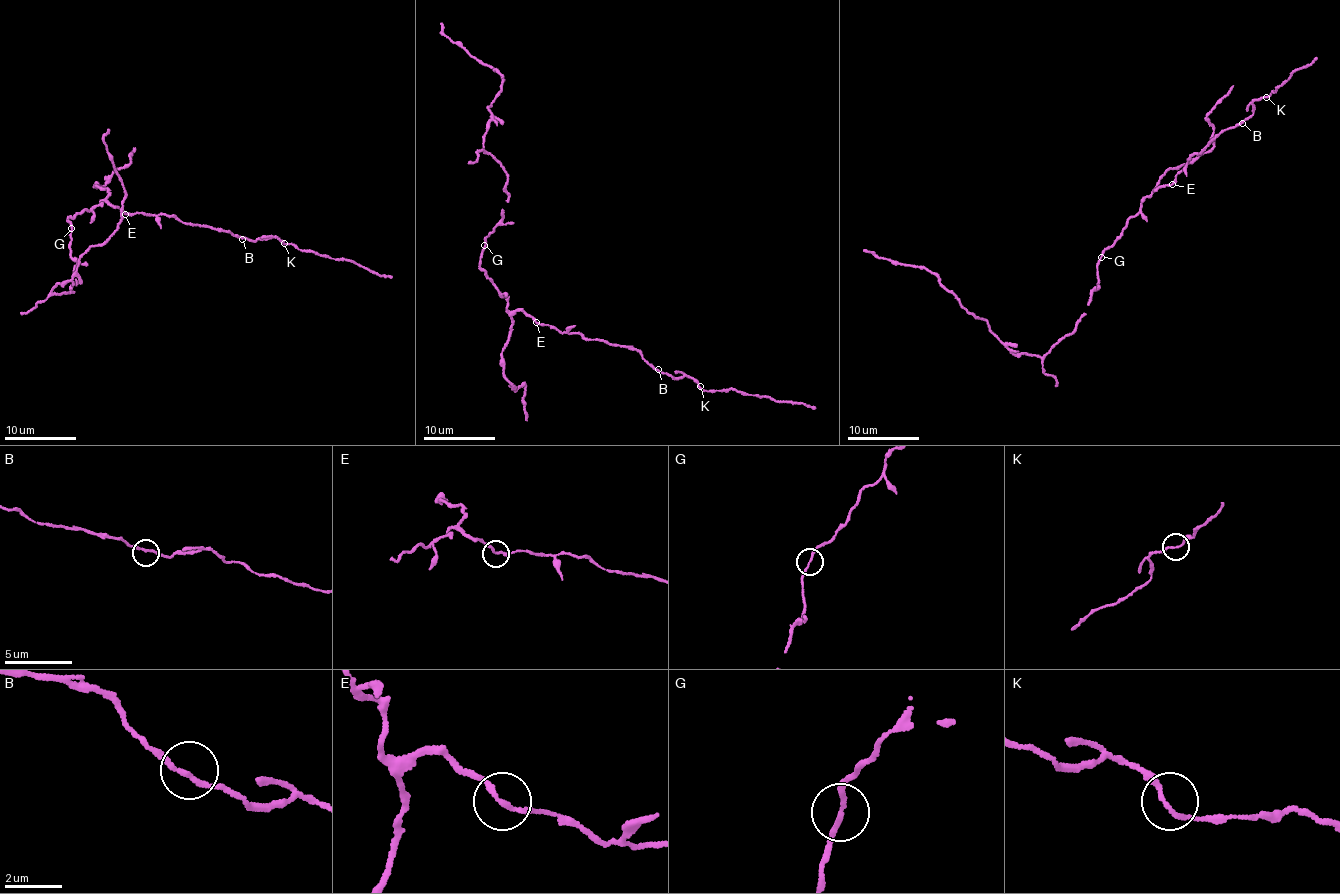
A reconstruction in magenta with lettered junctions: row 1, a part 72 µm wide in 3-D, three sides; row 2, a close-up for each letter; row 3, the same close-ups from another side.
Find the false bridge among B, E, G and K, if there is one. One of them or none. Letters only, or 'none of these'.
none of these

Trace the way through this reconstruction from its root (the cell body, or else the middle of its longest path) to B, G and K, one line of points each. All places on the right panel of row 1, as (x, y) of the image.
B: (1119, 235), (1154, 188), (1170, 185), (1194, 153), (1199, 154), (1219, 133), (1242, 123)
G: (1119, 235), (1103, 251), (1101, 257)
K: (1119, 235), (1154, 188), (1170, 185), (1192, 155), (1199, 154), (1219, 133), (1250, 116), (1252, 102), (1266, 97)

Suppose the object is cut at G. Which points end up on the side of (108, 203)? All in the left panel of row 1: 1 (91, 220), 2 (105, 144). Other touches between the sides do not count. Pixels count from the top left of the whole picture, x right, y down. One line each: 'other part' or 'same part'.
1: same part
2: other part

